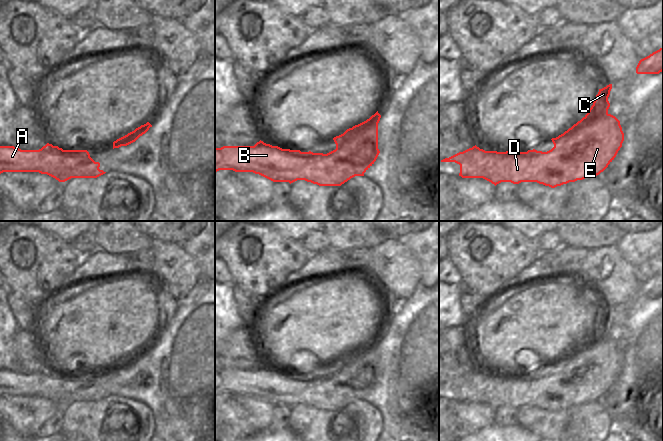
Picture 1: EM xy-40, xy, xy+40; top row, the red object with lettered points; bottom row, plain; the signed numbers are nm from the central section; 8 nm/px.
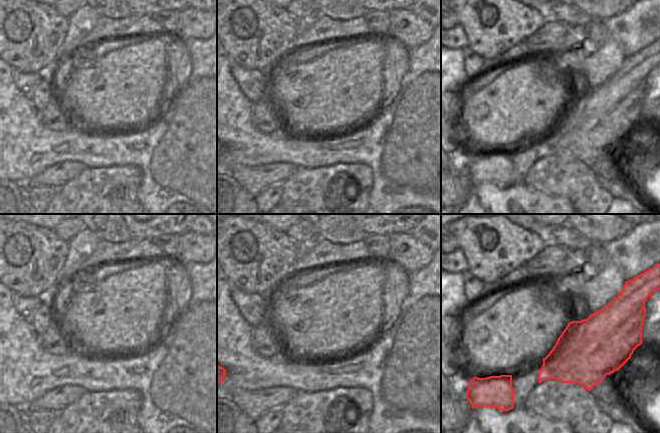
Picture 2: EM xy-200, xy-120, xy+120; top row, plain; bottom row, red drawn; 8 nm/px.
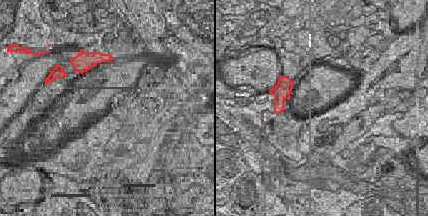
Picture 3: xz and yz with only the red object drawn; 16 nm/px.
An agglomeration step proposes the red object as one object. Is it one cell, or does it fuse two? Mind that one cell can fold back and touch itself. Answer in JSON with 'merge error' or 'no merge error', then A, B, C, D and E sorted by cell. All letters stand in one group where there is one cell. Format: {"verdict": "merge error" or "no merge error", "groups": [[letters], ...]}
{"verdict": "merge error", "groups": [["A", "B", "D", "E"], ["C"]]}

